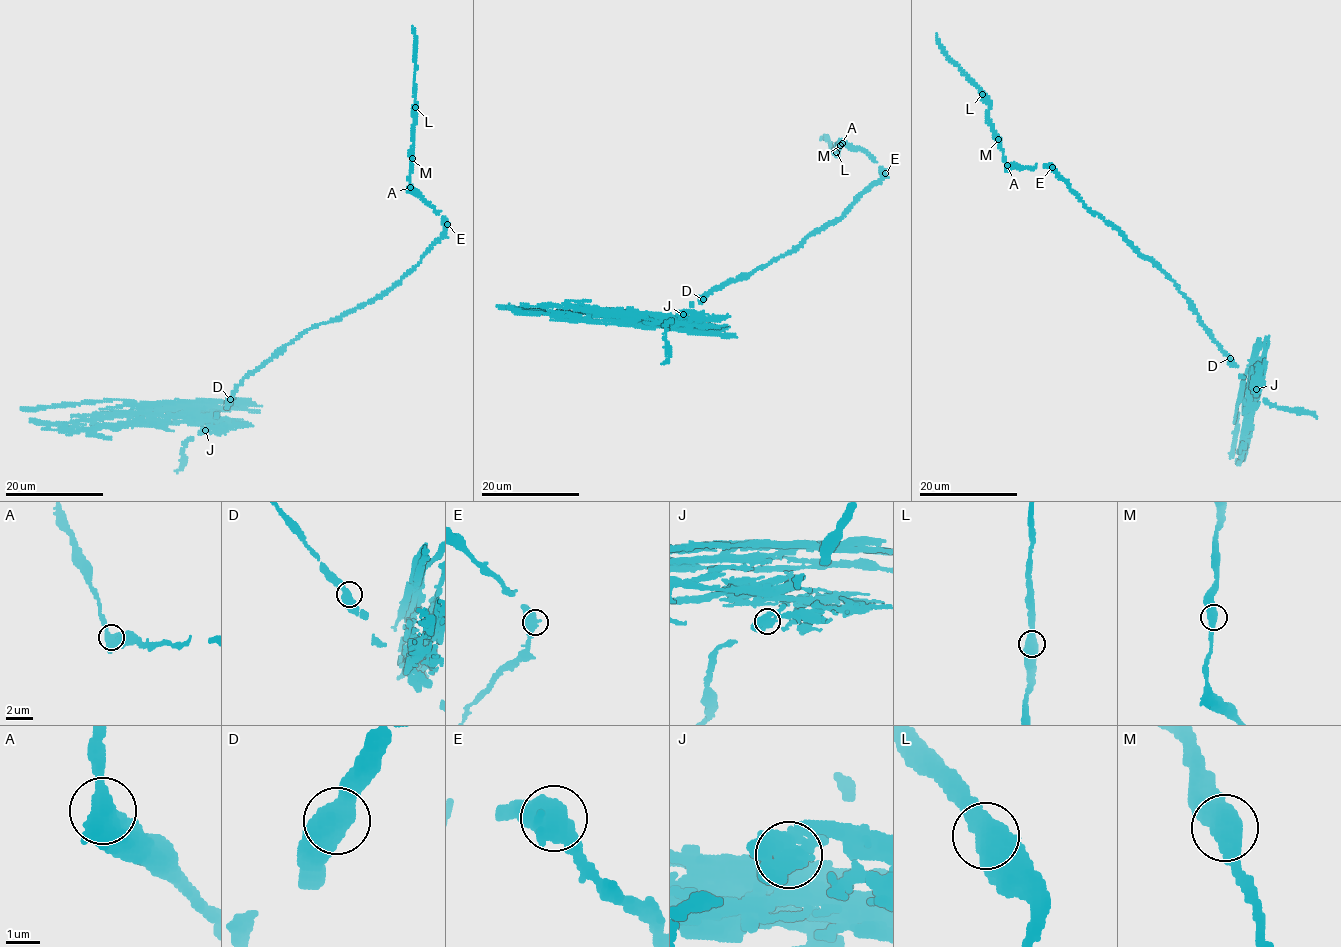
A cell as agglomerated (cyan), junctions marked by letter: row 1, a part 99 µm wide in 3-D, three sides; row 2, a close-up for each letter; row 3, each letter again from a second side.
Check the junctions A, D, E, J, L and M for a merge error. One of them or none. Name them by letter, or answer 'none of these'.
J

